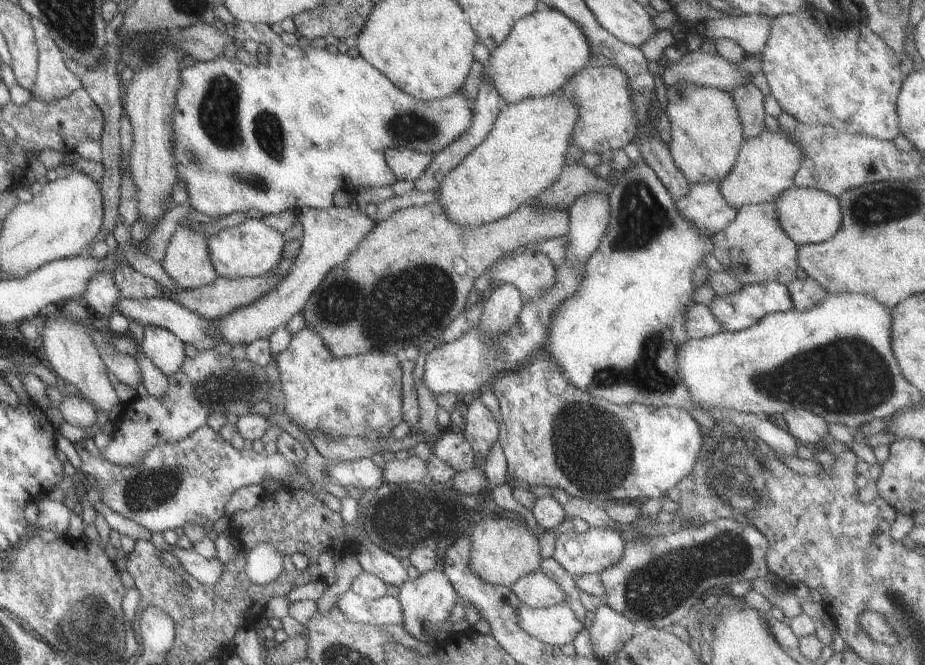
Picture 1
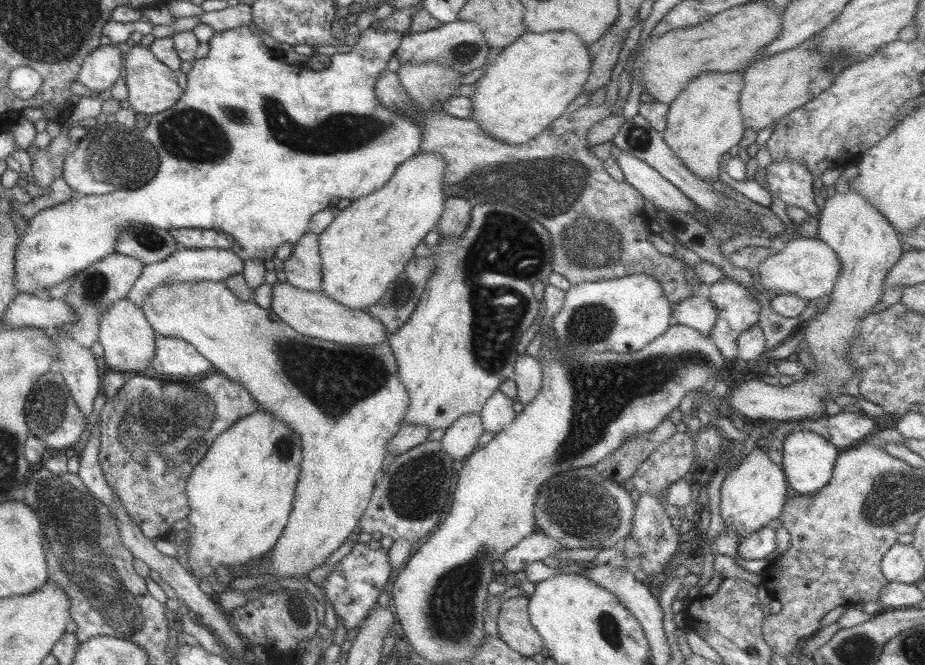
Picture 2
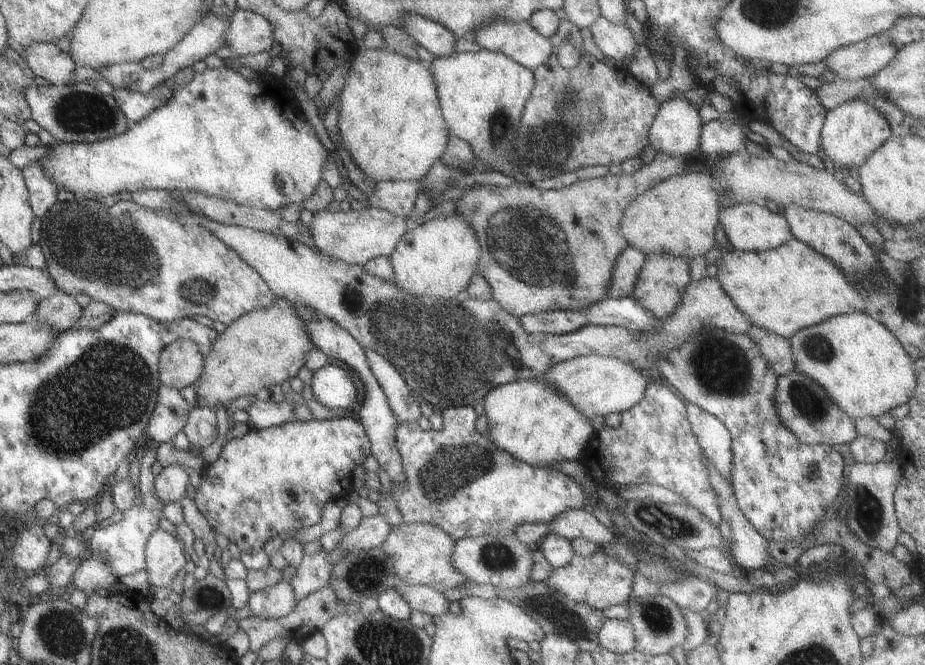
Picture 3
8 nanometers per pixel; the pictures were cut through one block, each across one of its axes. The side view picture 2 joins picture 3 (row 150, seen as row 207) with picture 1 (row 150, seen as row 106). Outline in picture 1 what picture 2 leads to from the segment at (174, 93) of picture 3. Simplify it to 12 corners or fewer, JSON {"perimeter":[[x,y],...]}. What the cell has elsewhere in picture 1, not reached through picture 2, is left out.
{"perimeter":[[359,55],[180,70],[170,151],[219,219],[391,186],[468,129]]}

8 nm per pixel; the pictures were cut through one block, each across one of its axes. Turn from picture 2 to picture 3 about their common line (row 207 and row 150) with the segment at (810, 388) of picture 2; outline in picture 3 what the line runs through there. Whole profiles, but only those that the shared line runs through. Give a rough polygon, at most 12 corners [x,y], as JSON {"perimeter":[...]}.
{"perimeter":[[853,98],[826,110],[819,147],[836,168],[891,136],[877,108]]}

